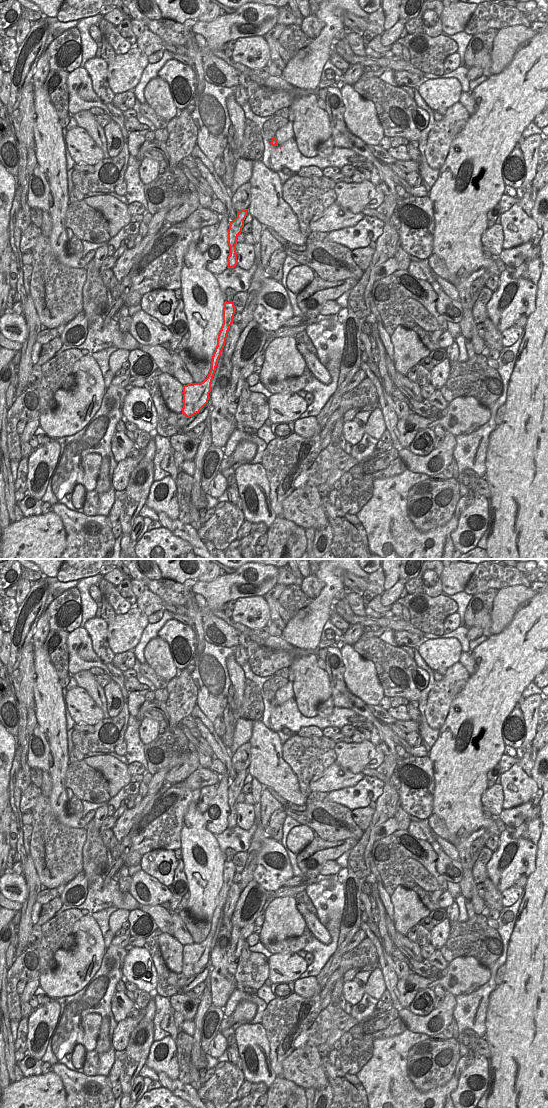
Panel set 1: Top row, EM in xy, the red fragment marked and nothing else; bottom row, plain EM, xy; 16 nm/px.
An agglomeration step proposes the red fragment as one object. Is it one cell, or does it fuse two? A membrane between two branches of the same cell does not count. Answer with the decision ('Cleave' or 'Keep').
Keep.

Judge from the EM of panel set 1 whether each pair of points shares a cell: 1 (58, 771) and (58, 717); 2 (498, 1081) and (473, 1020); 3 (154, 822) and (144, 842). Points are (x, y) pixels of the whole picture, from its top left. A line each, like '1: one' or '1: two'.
1: one
2: two
3: one

